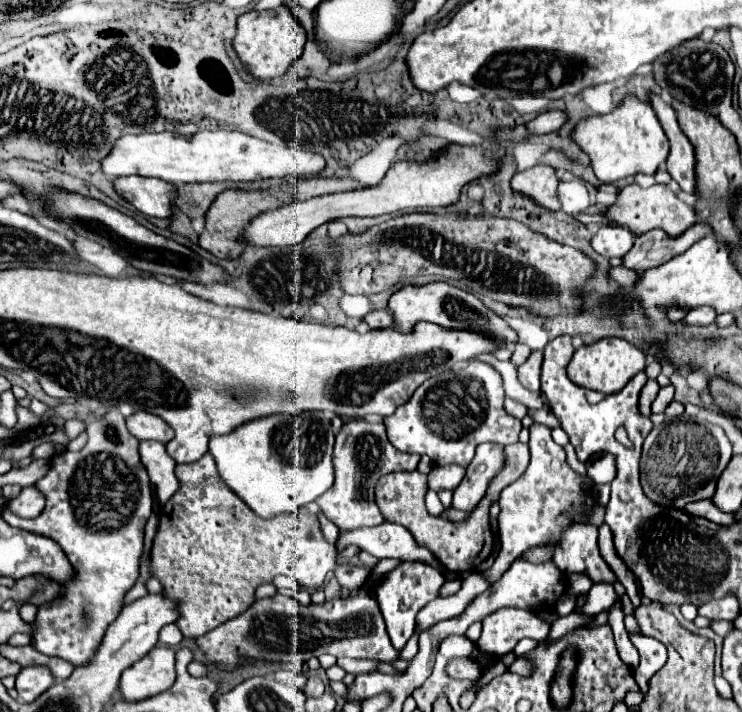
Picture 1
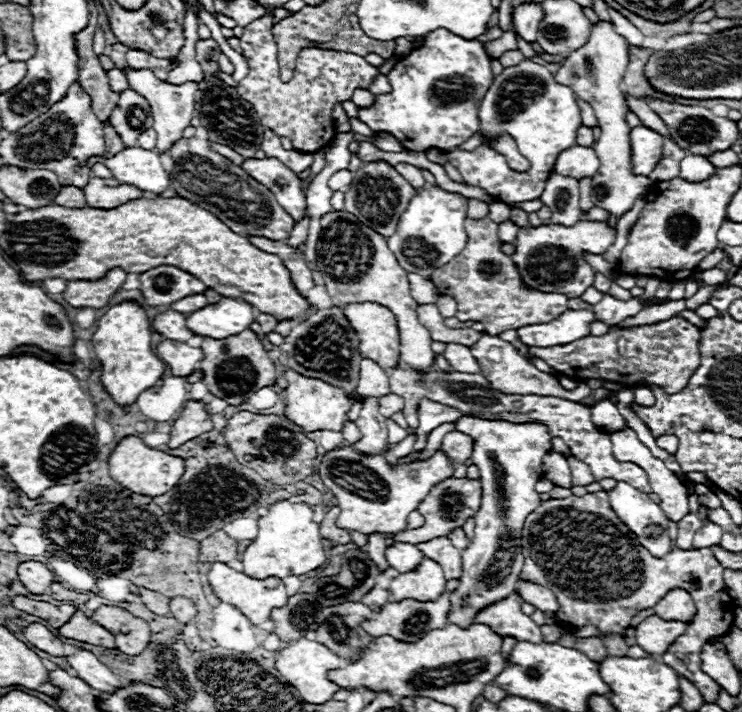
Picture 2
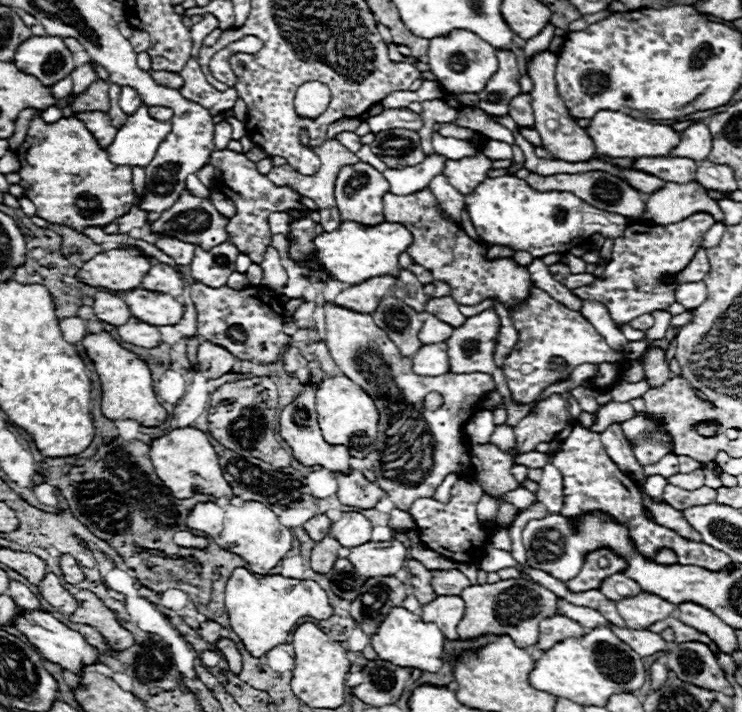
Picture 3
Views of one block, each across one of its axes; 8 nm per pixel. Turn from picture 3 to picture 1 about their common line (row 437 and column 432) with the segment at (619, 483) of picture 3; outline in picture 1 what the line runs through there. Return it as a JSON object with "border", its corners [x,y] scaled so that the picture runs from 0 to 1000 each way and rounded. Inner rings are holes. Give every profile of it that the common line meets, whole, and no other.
{"border":[[[539,789],[531,801],[520,803],[520,809],[504,823],[504,834],[509,843],[512,860],[518,865],[523,893],[534,913],[544,910],[544,904],[558,888],[561,862],[566,860],[566,854],[571,854],[580,843],[590,837],[590,826],[596,820],[598,820],[598,809],[588,798],[580,798],[569,789]]]}

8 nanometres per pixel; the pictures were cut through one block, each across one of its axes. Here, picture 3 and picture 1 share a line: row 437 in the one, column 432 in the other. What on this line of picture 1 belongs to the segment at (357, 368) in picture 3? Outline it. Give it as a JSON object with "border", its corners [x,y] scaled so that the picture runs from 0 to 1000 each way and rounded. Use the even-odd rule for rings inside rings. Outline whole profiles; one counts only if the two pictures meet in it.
{"border":[[[636,506],[628,517],[612,522],[604,520],[585,531],[577,531],[558,556],[534,573],[534,579],[518,587],[523,618],[539,635],[561,635],[580,640],[582,652],[617,652],[631,654],[639,643],[642,626],[650,621],[663,624],[695,624],[704,596],[698,587],[679,579],[679,545],[674,525],[647,508]]]}

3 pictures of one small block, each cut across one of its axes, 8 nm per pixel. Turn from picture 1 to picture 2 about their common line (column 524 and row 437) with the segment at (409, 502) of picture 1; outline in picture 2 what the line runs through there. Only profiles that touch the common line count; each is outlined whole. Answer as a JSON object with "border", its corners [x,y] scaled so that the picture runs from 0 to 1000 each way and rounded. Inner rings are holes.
{"border":[[[606,607],[606,610],[598,612],[593,632],[617,654],[617,652],[625,652],[633,643],[636,618],[631,612],[625,612],[623,607]]]}

